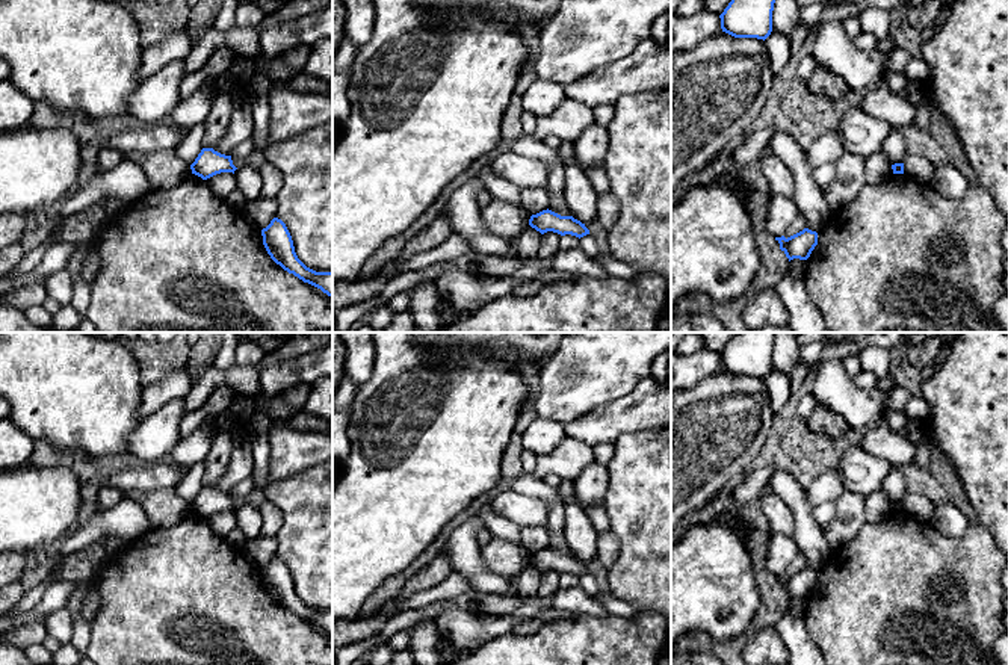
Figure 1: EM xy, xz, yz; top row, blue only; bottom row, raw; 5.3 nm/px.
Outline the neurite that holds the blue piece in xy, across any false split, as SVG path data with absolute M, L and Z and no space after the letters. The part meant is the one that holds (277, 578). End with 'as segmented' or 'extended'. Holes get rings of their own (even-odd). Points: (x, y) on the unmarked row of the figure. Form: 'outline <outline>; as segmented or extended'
outline M274 556L271 562L261 568L261 574L267 592L277 603L304 621L332 635L332 611L316 611L298 597L292 574L281 558Z; as segmented

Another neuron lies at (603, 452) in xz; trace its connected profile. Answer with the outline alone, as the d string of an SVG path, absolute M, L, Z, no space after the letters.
M600 443L592 447L592 452L597 462L608 466L615 455L615 443Z

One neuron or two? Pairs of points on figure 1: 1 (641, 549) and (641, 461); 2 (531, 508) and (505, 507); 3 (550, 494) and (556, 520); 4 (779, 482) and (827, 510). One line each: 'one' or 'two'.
1: one
2: one
3: one
4: two

